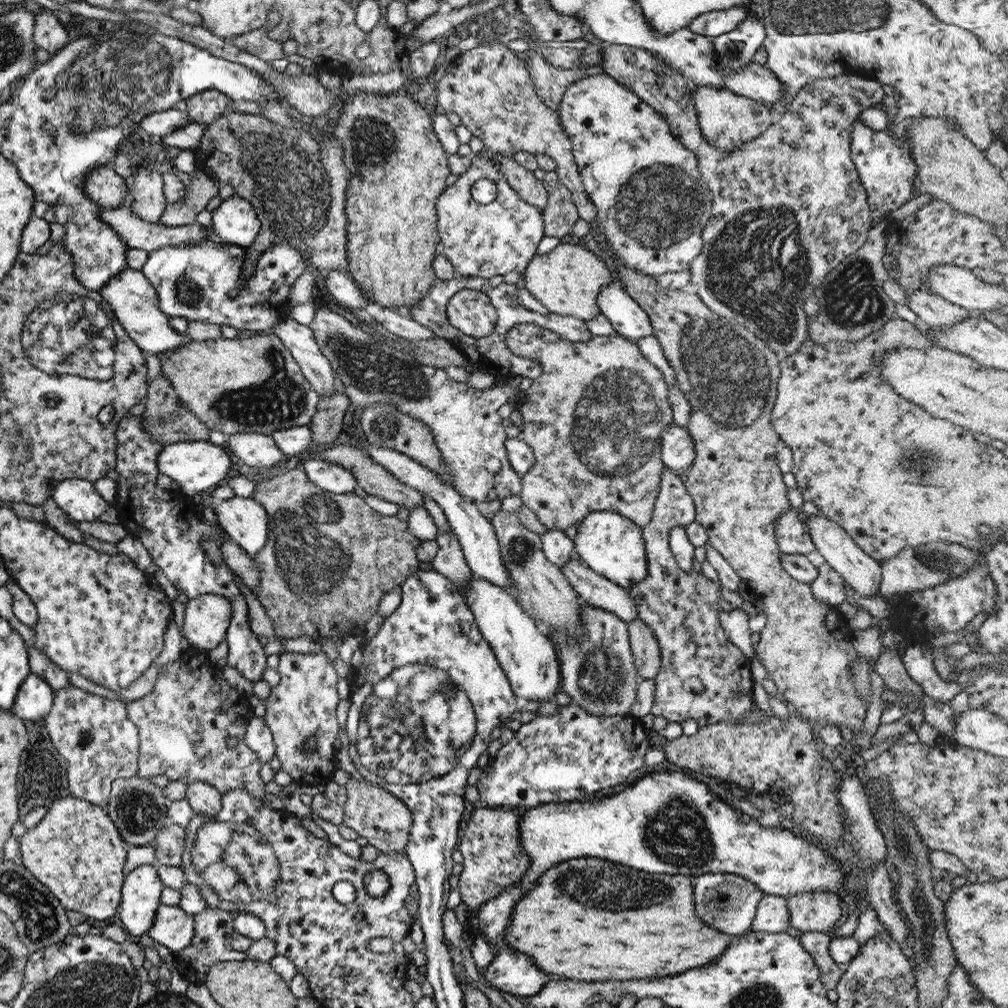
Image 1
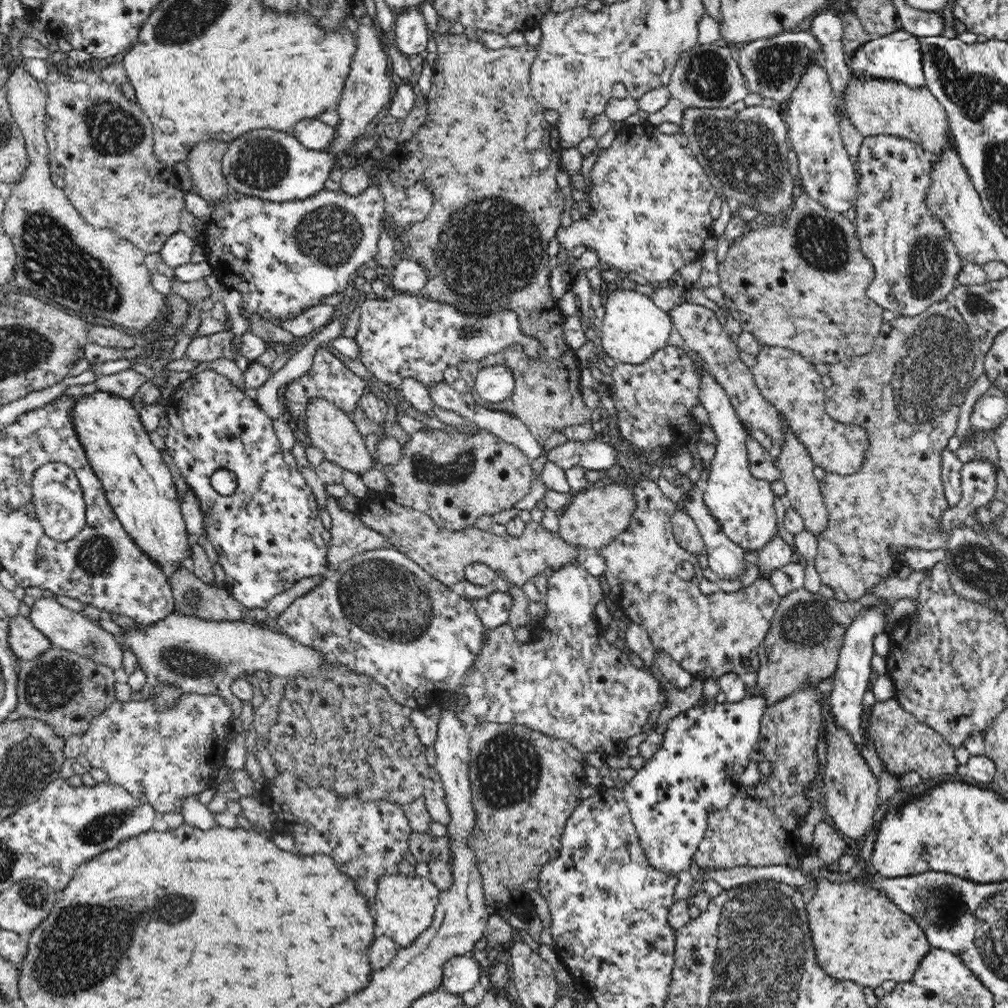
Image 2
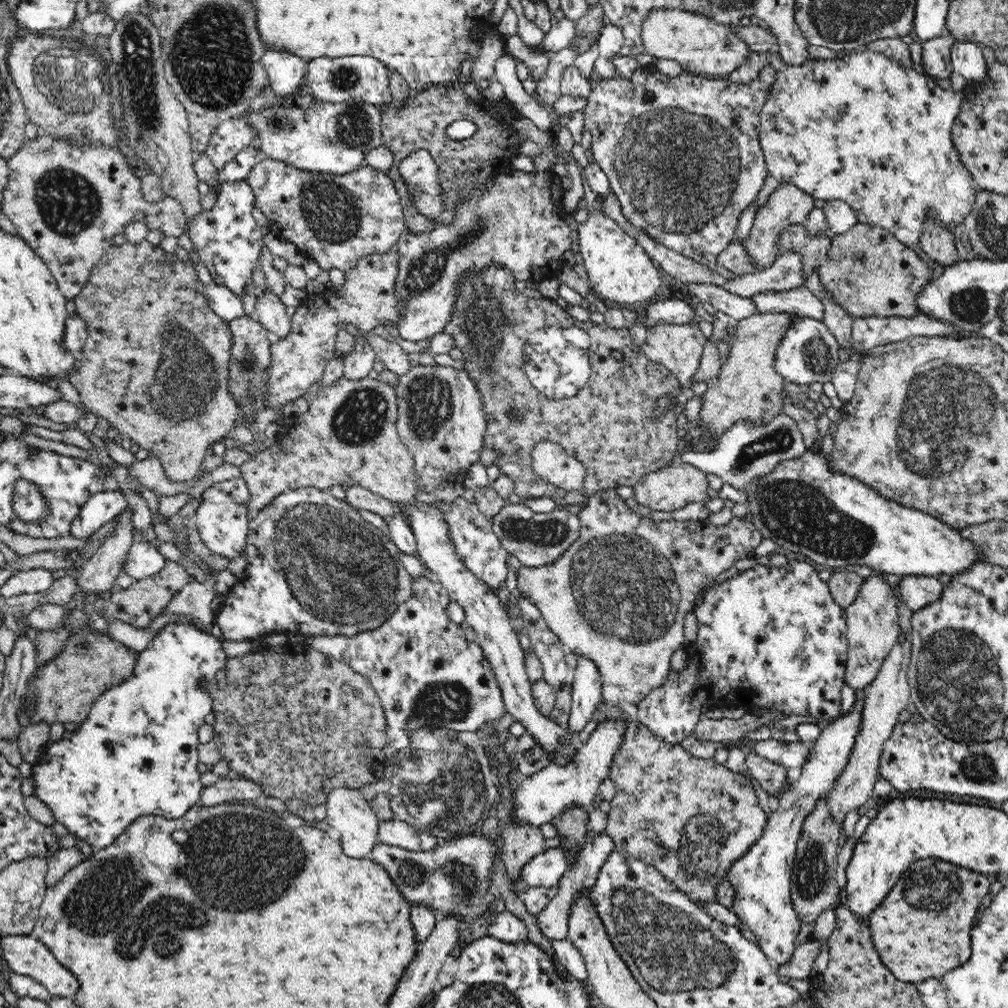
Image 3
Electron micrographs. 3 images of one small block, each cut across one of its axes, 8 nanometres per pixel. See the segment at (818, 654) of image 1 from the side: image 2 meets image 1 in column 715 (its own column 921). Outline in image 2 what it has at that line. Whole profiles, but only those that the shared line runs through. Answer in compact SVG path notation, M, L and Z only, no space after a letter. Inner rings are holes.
M942 300L942 302L928 306L920 316L896 316L891 322L882 323L880 334L876 336L874 347L870 352L852 360L844 359L830 365L829 375L833 378L833 384L830 388L825 389L824 405L826 405L826 412L836 421L862 425L868 431L868 437L870 437L870 448L866 452L866 460L864 460L862 470L858 470L856 474L848 474L849 476L827 473L824 481L819 484L826 509L828 509L828 528L824 530L822 536L817 538L815 568L822 584L831 586L836 591L838 600L855 601L857 598L862 598L864 594L872 594L878 584L884 584L894 574L894 570L891 571L891 569L895 561L899 560L901 563L906 563L906 550L908 548L926 550L926 552L938 550L938 548L947 548L949 543L948 533L941 530L941 526L939 526L940 517L949 508L941 482L942 453L946 450L950 438L956 434L960 408L966 400L970 386L985 372L980 366L982 355L974 348L974 341L971 338L966 321L955 306L951 306L948 301Z

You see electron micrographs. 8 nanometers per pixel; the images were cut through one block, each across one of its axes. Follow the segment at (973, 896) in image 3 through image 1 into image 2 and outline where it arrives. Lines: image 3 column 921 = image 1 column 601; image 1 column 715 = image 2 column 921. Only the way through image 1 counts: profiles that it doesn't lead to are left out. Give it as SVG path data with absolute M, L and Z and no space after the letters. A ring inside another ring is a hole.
M822 877L815 886L814 897L805 903L805 909L816 958L820 962L820 968L828 976L840 982L852 980L860 986L871 989L878 988L886 980L901 983L908 982L908 979L912 978L916 967L931 949L927 936L913 918L900 912L896 905L879 890L861 884L861 880L857 880L857 877L854 877L853 881L841 884Z

